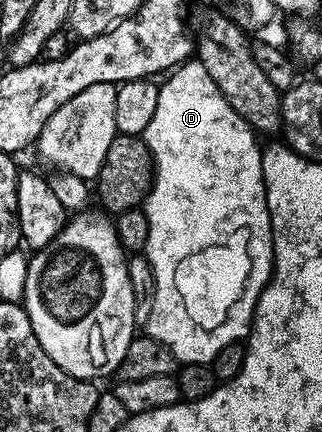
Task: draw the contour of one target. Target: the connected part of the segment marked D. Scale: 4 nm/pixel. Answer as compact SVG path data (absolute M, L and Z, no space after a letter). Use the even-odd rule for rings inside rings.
M183 61L166 79L158 90L160 103L156 103L156 115L152 115L152 123L148 123L144 134L156 170L154 184L144 202L150 228L144 256L154 268L156 299L144 329L148 336L168 347L175 362L210 365L220 350L241 342L249 334L258 297L272 276L274 234L270 232L262 149L255 130L218 92L212 75L204 71L199 61ZM212 239L210 249L198 255L200 259L204 257L204 263L196 267L194 251L200 251L204 241Z

